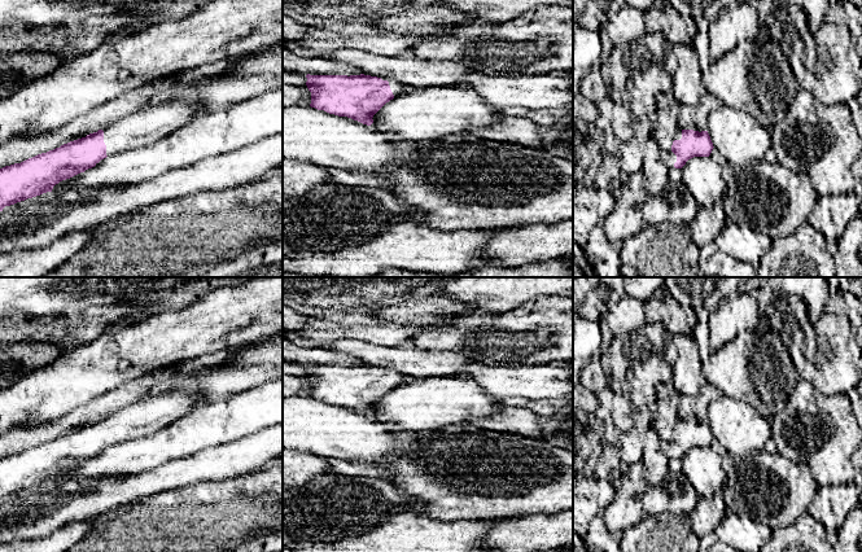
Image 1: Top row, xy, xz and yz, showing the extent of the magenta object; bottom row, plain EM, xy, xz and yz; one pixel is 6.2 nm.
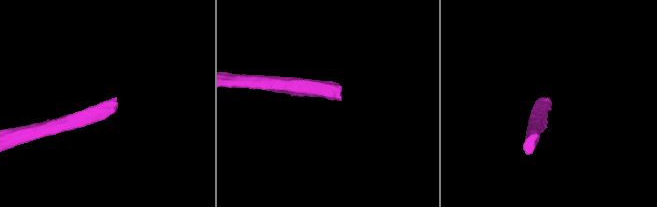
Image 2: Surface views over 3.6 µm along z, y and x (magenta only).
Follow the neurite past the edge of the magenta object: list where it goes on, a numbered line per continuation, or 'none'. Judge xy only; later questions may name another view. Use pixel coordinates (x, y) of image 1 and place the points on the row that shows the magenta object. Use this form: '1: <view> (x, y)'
1: xy (152, 123)

